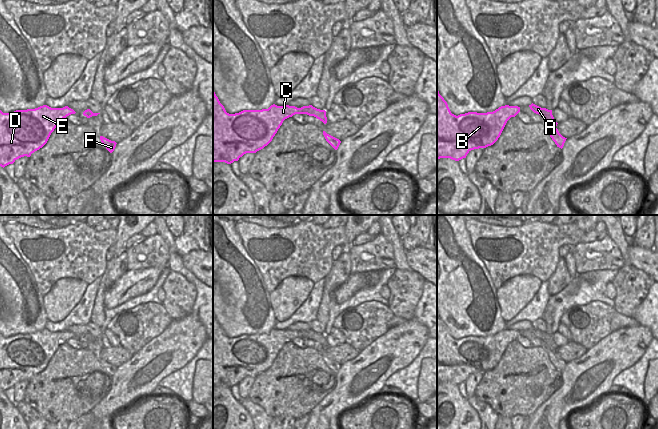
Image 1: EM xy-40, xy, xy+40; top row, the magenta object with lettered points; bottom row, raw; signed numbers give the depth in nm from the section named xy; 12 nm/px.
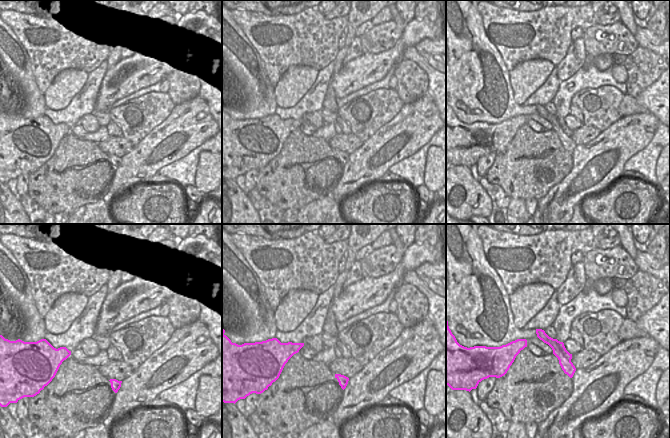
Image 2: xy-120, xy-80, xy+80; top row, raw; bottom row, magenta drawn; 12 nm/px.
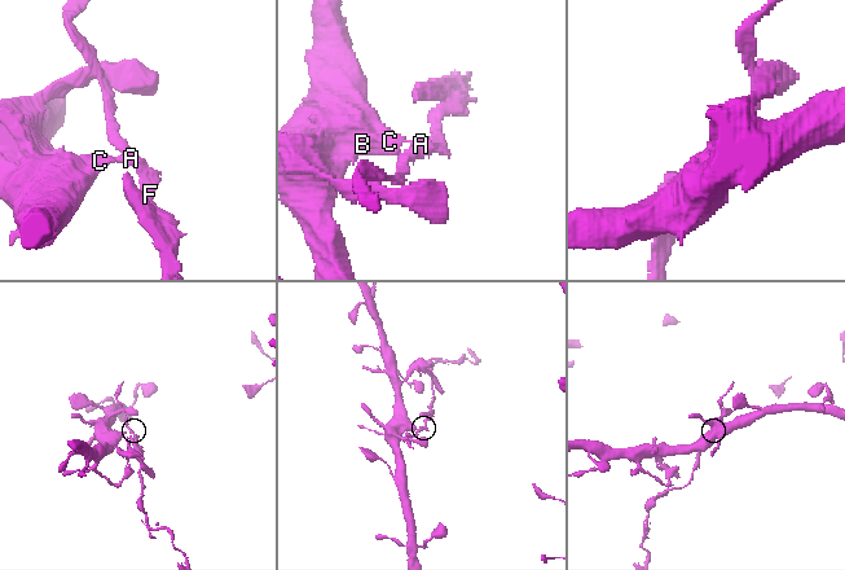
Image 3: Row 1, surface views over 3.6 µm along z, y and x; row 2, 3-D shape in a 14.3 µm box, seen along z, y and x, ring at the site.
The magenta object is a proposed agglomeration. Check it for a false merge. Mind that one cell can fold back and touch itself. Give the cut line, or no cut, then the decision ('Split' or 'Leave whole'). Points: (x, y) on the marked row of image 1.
Split along xy (301, 107), (303, 113). Split.

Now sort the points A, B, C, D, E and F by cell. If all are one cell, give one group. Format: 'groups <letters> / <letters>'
groups A F / B C D E

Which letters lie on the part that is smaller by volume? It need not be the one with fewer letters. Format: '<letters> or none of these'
A, F.

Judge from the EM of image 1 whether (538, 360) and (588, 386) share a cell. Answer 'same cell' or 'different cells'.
different cells

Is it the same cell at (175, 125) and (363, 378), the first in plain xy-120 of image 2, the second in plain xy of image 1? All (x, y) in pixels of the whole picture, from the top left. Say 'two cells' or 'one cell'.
one cell

